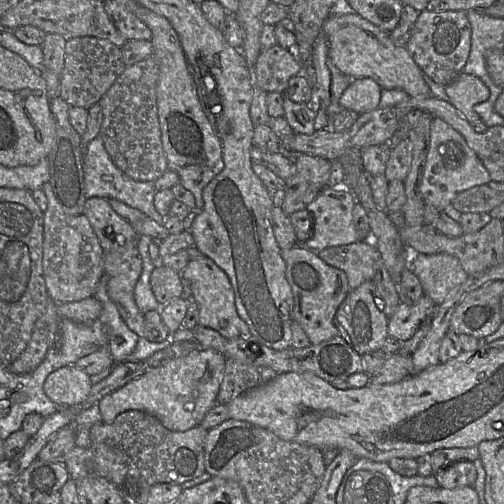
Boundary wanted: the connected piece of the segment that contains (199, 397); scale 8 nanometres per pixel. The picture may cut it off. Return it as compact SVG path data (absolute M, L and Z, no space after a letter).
M196 349L186 356L150 368L97 403L102 422L111 424L122 412L138 410L156 417L171 431L183 432L200 425L207 412L216 404L225 360L217 350Z

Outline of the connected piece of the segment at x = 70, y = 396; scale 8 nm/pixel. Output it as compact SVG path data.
M75 365L61 367L49 374L43 389L47 397L60 406L77 406L89 395L90 376Z

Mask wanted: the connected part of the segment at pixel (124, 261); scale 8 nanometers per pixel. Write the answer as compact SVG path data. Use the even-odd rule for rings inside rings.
M137 241L103 253L104 272L108 275L107 292L127 327L139 337L145 337L144 314L134 298L134 289L141 276L143 261Z

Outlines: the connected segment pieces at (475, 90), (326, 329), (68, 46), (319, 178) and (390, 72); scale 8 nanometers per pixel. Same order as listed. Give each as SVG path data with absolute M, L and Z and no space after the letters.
M461 73L445 86L448 101L469 121L482 121L473 111L473 106L486 101L490 96L489 88L476 76Z
M296 243L290 249L283 249L281 254L286 262L286 278L294 297L293 320L302 326L311 344L339 336L335 316L351 290L345 272L330 266L302 244Z
M85 36L72 38L65 44L65 61L60 79L60 97L70 107L86 110L99 103L126 69L122 49L109 40Z
M299 154L294 160L294 172L285 181L286 195L282 209L289 216L307 208L328 186L331 161L310 154Z
M357 13L331 14L323 23L322 32L328 42L331 60L349 78L371 78L382 89L401 89L410 97L434 95L424 72L413 60L406 47L395 45L388 32Z

